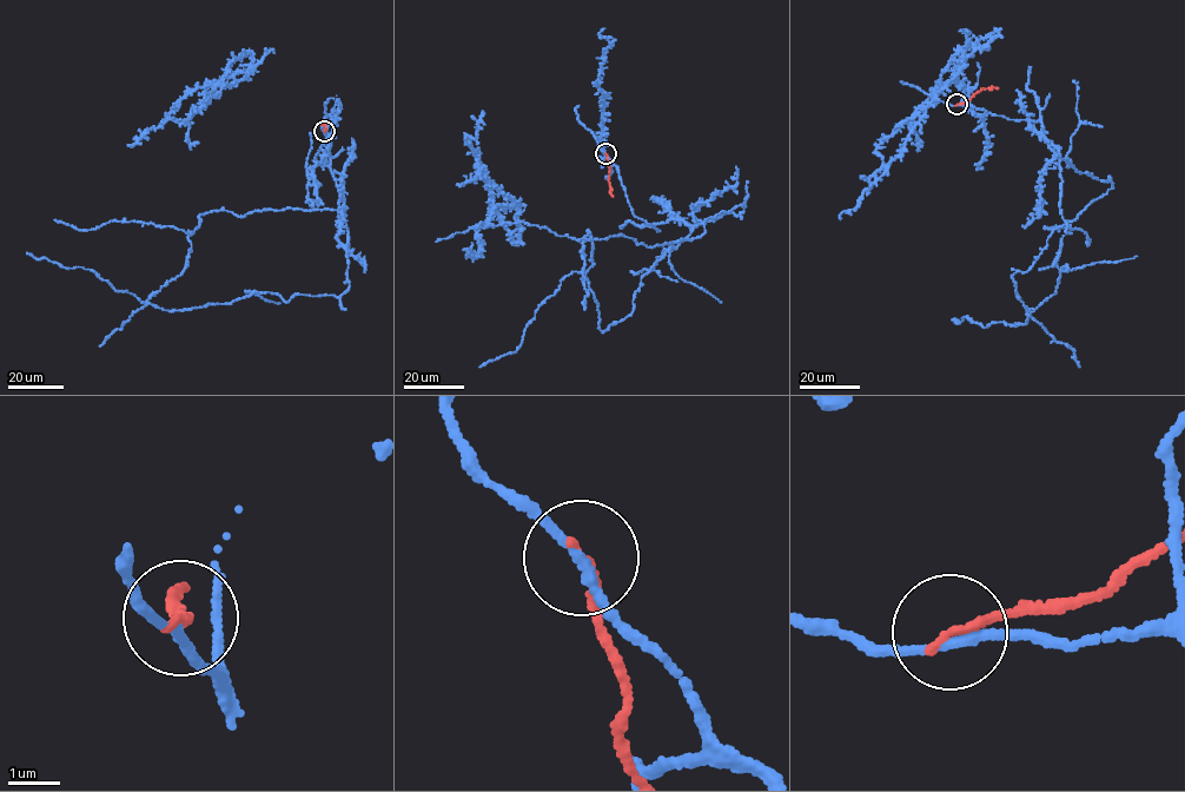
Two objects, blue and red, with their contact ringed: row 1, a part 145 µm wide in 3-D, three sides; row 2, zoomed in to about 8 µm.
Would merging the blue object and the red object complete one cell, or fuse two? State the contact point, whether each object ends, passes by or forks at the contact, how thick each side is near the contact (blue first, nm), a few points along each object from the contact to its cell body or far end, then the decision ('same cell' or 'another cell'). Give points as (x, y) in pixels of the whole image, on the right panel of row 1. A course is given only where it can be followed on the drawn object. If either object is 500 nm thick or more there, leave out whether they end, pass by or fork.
place (957, 104); blue passes by; red ends; calibres 170 and 190 nm; course blue (955, 105), (1040, 120), (1059, 160), (1066, 224), (1054, 262), (1067, 268), (1026, 323), (985, 328), (953, 319); course red (955, 104), (965, 103), (982, 88), (998, 88); another cell

